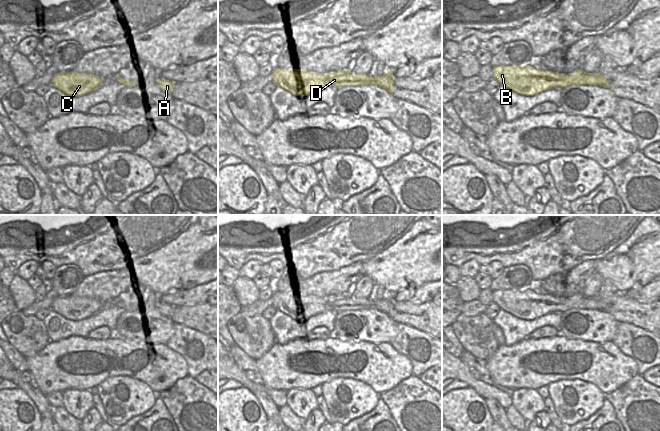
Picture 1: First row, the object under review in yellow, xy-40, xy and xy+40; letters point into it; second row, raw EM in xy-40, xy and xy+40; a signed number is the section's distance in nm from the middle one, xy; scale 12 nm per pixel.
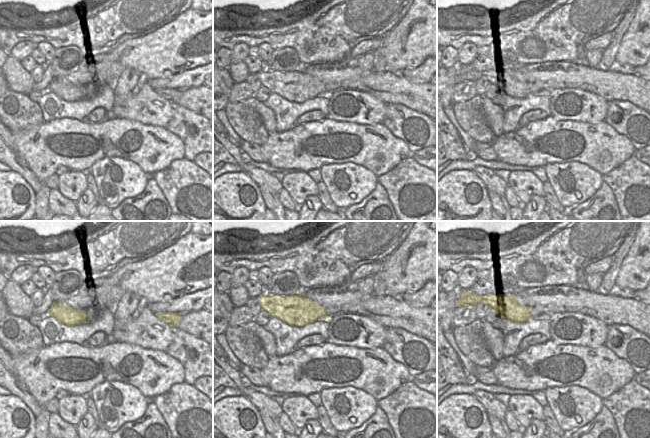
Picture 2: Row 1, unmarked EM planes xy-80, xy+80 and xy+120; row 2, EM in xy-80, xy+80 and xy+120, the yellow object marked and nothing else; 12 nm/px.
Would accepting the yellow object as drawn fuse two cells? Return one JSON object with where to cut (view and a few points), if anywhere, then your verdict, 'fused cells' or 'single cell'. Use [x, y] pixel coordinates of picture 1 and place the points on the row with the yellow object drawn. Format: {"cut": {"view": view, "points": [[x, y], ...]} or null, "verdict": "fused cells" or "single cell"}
{"cut": null, "verdict": "single cell"}

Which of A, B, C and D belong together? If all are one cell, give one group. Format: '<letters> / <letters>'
A B C D

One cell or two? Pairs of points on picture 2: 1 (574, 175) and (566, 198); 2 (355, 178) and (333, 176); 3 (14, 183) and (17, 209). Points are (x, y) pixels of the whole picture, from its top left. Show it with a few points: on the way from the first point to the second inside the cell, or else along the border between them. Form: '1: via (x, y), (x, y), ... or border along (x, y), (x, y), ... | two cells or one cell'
1: via (571, 181), (566, 186), (566, 192) | one cell
2: via (350, 178), (348, 176), (338, 176) | one cell
3: via (11, 189), (12, 203) | one cell

